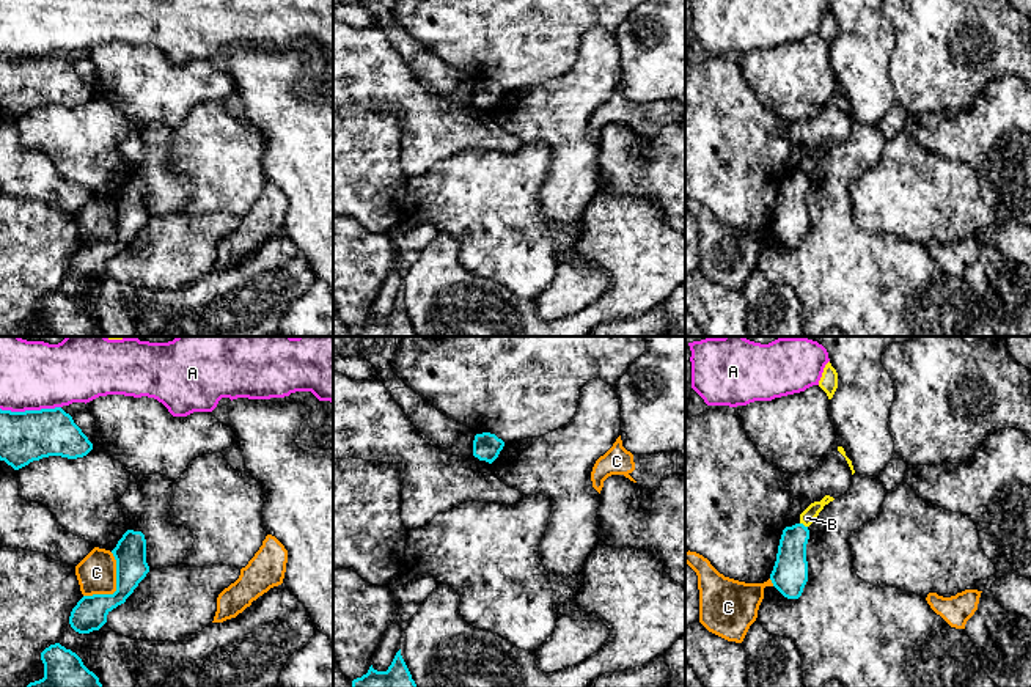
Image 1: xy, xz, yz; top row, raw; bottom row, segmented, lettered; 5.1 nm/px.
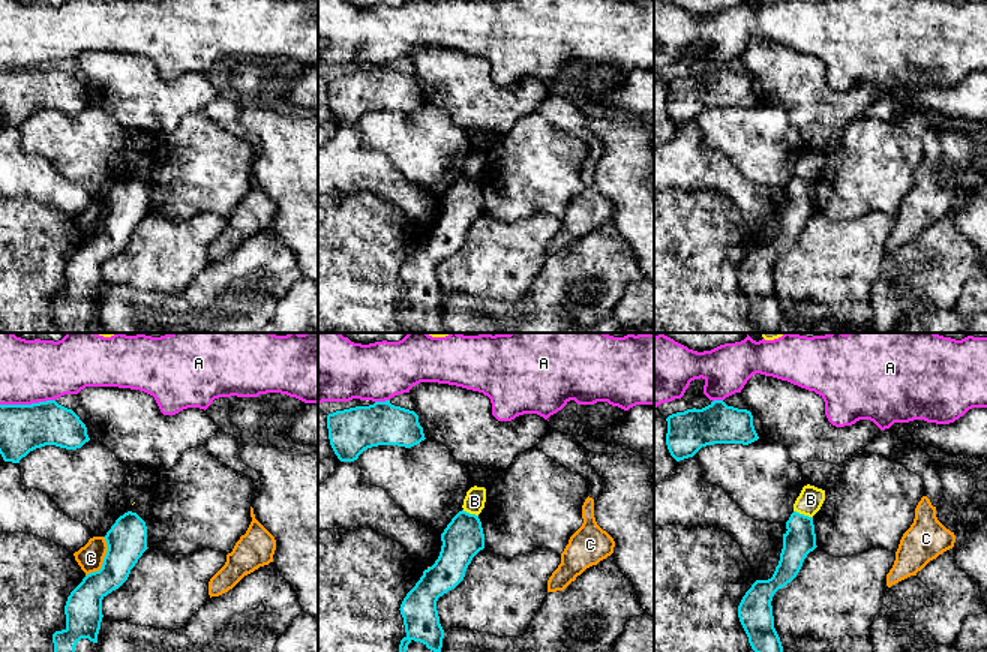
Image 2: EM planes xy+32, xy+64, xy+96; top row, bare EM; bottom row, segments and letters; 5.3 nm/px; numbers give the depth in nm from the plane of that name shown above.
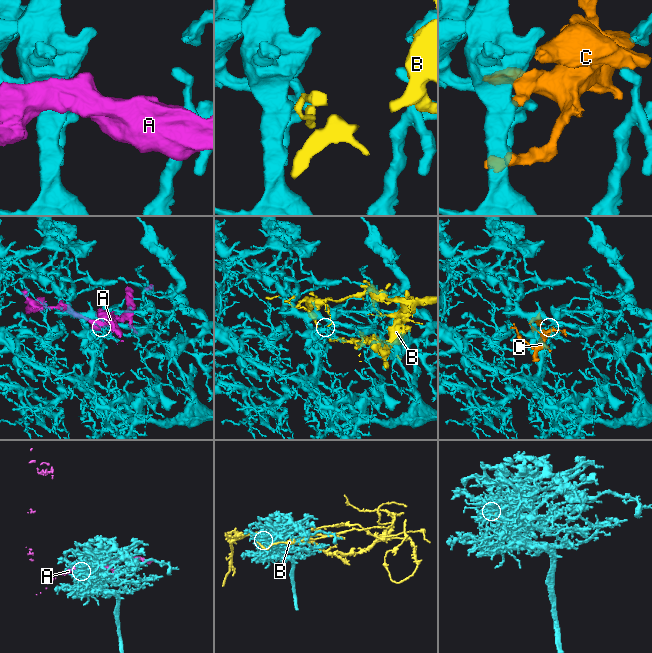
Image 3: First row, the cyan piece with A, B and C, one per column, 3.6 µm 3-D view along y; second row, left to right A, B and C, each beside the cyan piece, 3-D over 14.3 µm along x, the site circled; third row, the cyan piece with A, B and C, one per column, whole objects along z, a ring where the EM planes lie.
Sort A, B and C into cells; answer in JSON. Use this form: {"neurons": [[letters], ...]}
{"neurons": [["A"], ["B"], ["C"]]}

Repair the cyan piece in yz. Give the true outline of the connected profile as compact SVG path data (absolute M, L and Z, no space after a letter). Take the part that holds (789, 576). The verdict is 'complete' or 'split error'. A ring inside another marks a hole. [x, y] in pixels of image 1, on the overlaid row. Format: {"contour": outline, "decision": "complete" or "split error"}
{"contour": "M795 524L783 530L770 580L787 599L798 599L808 582L808 539L809 530L803 524Z", "decision": "complete"}

